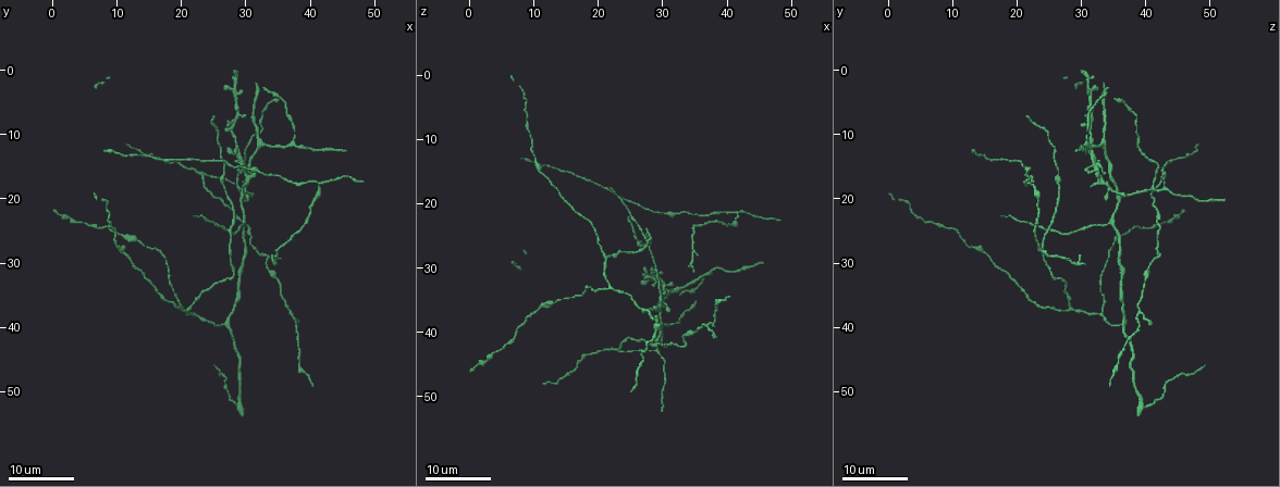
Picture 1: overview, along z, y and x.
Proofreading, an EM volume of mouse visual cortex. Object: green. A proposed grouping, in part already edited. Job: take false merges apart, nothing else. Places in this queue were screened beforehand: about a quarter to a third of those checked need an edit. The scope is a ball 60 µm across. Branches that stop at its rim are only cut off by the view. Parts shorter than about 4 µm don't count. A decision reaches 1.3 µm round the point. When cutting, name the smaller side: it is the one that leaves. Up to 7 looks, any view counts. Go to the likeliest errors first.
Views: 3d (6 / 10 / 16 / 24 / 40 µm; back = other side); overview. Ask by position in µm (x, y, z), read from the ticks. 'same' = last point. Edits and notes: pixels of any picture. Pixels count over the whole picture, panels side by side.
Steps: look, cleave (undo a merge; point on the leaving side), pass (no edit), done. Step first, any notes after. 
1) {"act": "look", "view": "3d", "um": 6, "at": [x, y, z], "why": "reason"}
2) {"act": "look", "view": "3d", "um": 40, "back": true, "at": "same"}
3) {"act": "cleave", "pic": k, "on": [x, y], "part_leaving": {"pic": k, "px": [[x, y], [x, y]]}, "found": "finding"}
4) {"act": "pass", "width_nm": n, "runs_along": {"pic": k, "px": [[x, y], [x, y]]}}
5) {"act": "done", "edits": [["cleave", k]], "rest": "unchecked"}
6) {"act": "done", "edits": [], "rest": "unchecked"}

{"act": "look", "view": "3d", "um": 24, "at": [28.0, 24.5, 25.0], "why": "four-way junction"}

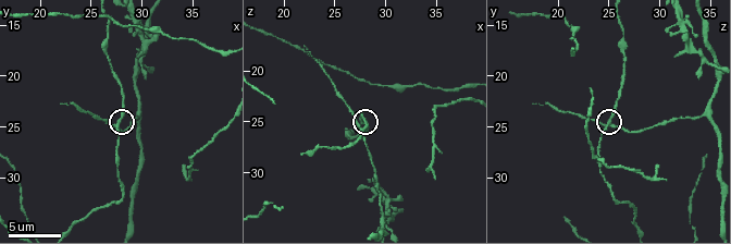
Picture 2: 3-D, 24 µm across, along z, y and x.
{"act": "look", "view": "3d", "um": 6, "at": [27.6, 24.6, 25.2]}

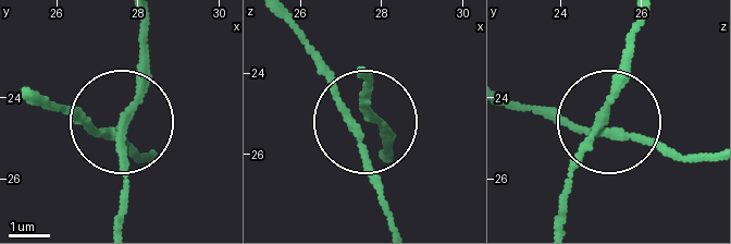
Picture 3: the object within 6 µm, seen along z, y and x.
{"act": "look", "view": "3d", "um": 6, "back": true, "at": [27.70, 24.70, 25.00]}

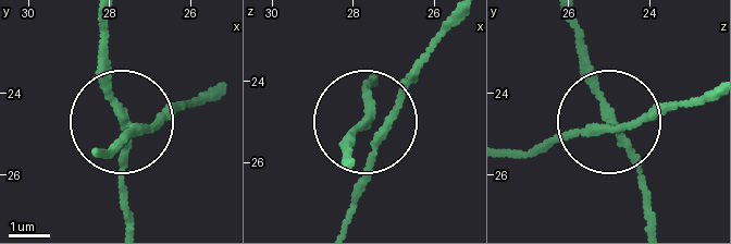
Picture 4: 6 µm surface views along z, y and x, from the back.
{"act": "pass", "arms": 4, "found": "continuous, no second cell"}

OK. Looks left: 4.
{"act": "look", "view": "3d", "um": 16, "at": [29.0, 18.0, 43.0], "why": "three-way junction"}

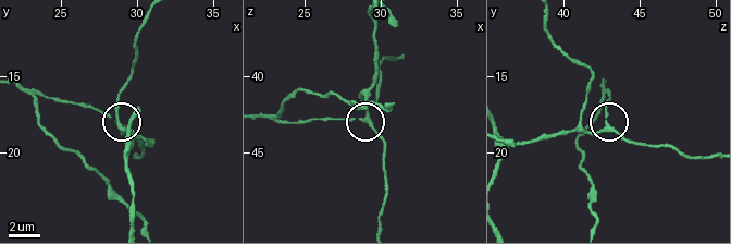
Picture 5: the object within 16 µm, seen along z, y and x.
{"act": "look", "view": "3d", "um": 10, "at": [29.0, 18.2, 42.8]}

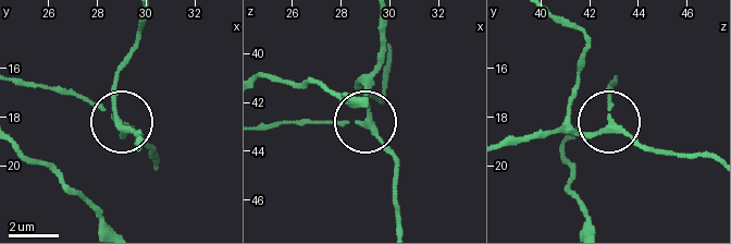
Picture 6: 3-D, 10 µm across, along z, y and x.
{"act": "pass", "arms": 3, "runs_along": {"pic": 6, "px": [[382, 21], [382, 51], [366, 126], [398, 162]]}, "found": "all the same cell"}

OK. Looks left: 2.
{"act": "look", "view": "3d", "um": 16, "at": [42.0, 17.5, 21.5], "why": "side arm on a straight run"}

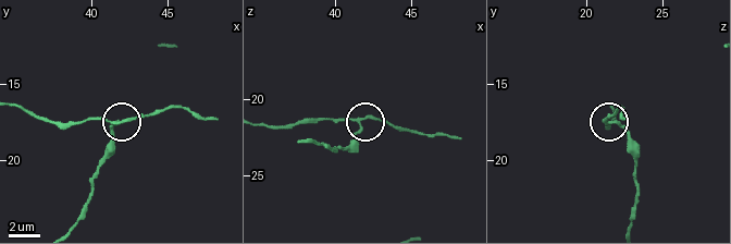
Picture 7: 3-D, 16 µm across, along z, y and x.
{"act": "look", "view": "3d", "um": 10, "at": [41.6, 17.6, 21.4]}

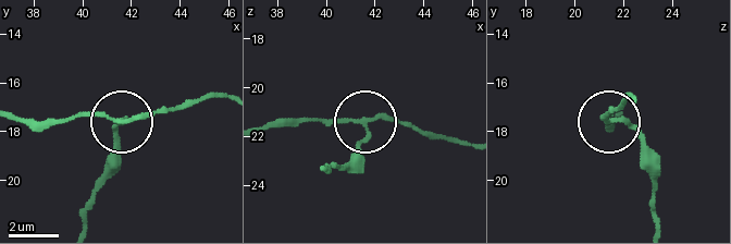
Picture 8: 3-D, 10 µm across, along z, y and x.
{"act": "cleave", "pic": 8, "on": [116, 137], "width_nm": 160, "part_leaving": {"pic": 8, "px": [[121, 120], [112, 163], [87, 220]]}, "found": "two cells meet here"}

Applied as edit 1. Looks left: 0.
{"act": "done", "edits": [["cleave", 8]], "rest": "unchecked"}

